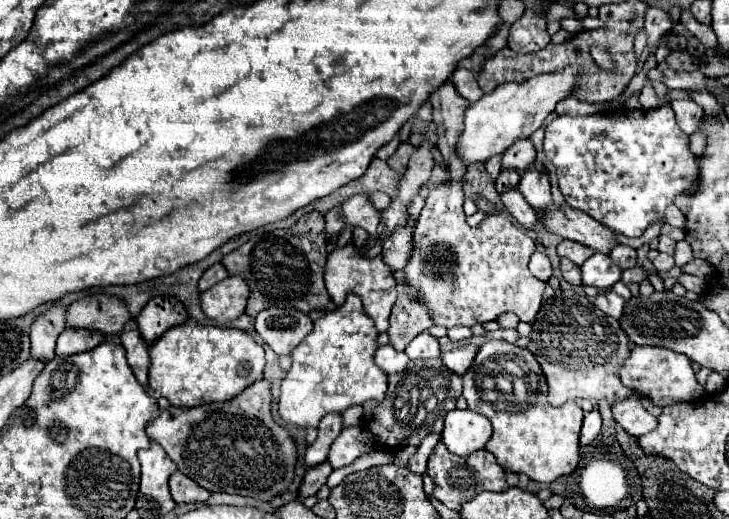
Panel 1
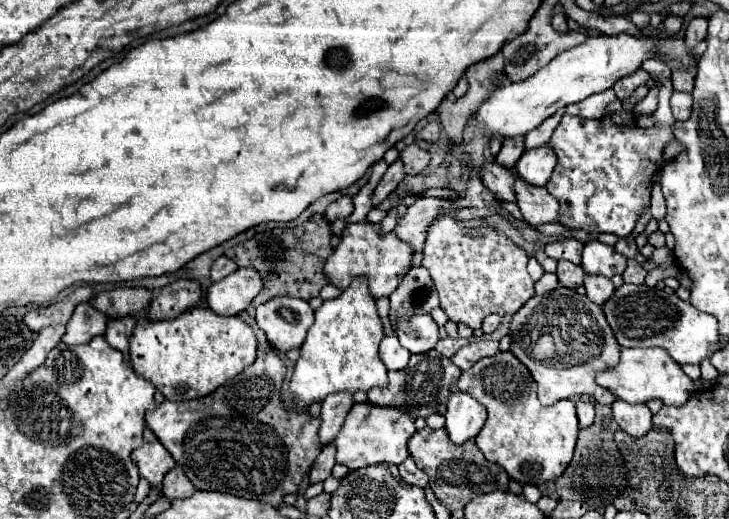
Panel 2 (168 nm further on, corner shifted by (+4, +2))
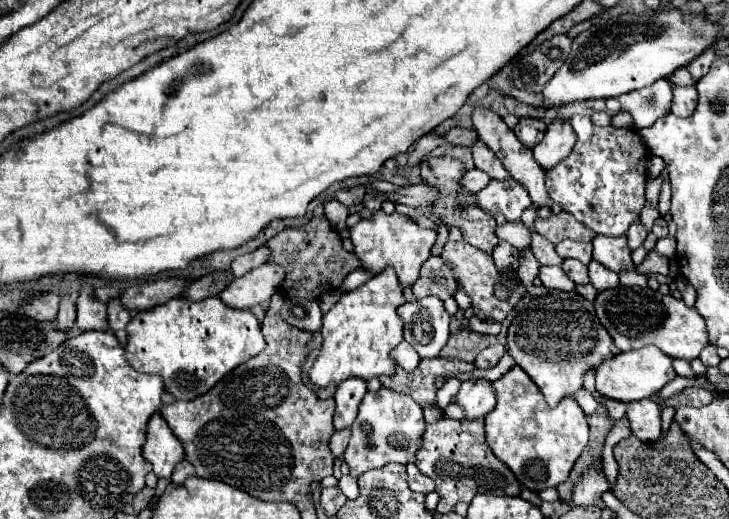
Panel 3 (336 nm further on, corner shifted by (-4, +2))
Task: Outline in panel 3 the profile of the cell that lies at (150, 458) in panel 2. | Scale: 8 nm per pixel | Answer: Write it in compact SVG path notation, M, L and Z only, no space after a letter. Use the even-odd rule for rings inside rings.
M154 413L148 421L148 439L142 447L142 457L152 465L158 477L170 477L180 459L184 459L184 449L174 437L160 413Z

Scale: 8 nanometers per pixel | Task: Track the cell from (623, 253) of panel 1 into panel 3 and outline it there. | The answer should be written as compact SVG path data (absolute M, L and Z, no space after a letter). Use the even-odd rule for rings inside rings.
M634 223L634 225L628 229L626 237L628 237L630 249L634 251L634 249L638 249L638 247L644 243L644 239L646 239L646 229L644 229L640 223Z

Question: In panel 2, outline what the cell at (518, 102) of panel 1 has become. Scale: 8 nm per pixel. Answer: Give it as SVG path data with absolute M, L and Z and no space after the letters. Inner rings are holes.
M628 33L618 35L598 35L588 37L588 41L560 53L536 75L520 83L506 83L498 87L490 99L478 109L478 123L490 135L500 133L502 137L526 135L536 129L546 117L554 115L558 109L578 103L594 93L610 89L622 77L634 75L646 59L652 59L658 47L652 39L638 39Z

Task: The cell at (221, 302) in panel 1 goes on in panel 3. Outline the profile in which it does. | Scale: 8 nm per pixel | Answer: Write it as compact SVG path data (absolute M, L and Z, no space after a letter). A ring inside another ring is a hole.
M264 263L254 271L232 279L220 293L220 299L224 301L224 305L234 309L250 309L270 299L280 289L282 279L284 269L280 265Z

